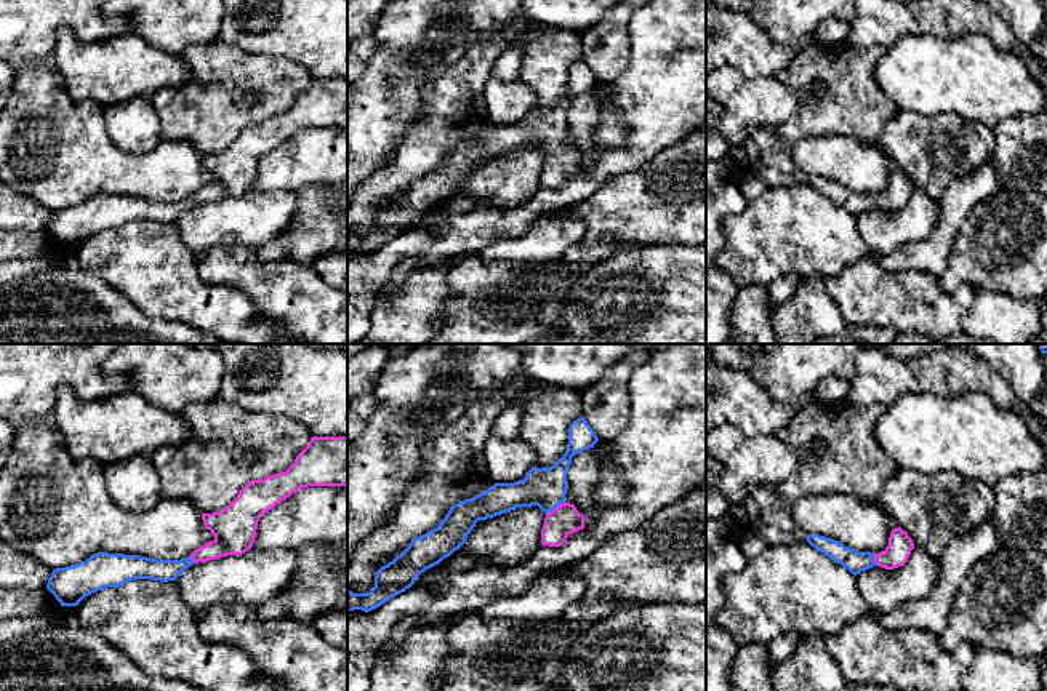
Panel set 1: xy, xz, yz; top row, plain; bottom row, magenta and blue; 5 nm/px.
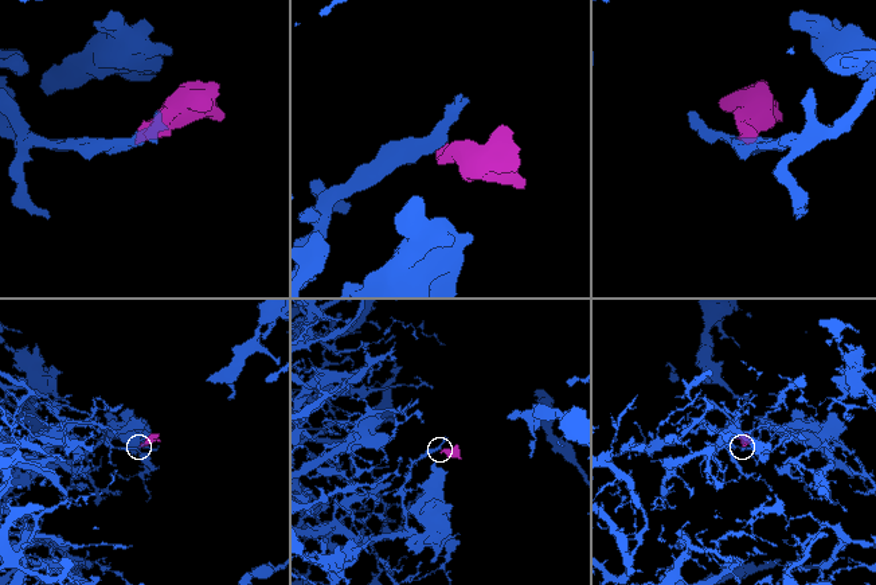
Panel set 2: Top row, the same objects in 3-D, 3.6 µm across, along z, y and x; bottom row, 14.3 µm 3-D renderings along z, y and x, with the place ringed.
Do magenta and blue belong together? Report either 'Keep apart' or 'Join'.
Join

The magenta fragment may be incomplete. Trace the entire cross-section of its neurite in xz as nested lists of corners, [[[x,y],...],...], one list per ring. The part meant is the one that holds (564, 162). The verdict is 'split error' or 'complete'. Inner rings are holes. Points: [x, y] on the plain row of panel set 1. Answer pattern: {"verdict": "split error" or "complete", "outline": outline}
{"verdict": "split error", "outline": [[[581,58],[568,69],[565,96],[551,109],[532,109],[524,122],[495,125],[487,133],[451,147],[440,166],[415,179],[392,203],[381,208],[375,218],[375,229],[367,235],[347,232],[347,254],[376,251],[395,237],[410,230],[426,211],[439,206],[464,184],[479,162],[538,147],[544,155],[541,186],[562,187],[572,174],[584,170],[584,157],[565,142],[568,131],[567,114],[572,99],[594,90],[597,77]]]}

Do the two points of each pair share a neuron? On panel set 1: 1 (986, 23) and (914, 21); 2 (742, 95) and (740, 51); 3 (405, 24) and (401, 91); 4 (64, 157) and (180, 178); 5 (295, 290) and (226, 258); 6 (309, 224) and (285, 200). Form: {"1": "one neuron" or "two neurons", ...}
{"1": "one neuron", "2": "two neurons", "3": "one neuron", "4": "one neuron", "5": "one neuron", "6": "two neurons"}

